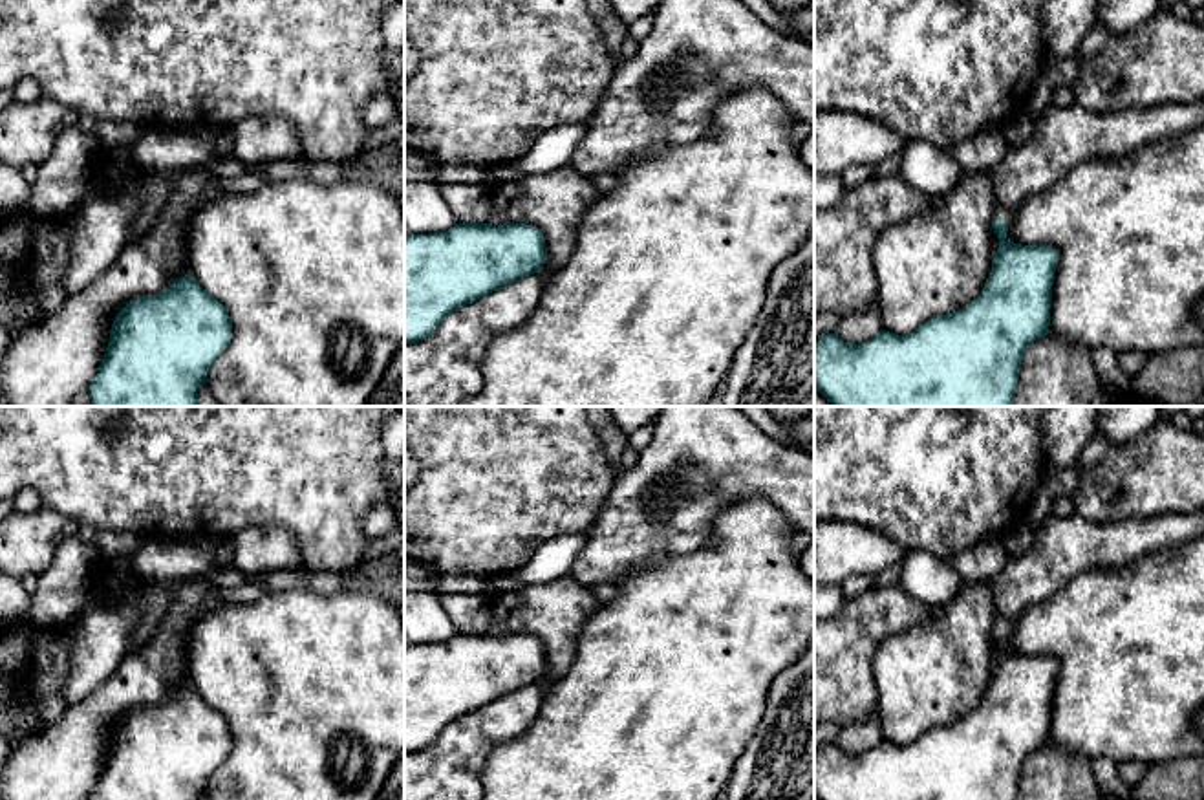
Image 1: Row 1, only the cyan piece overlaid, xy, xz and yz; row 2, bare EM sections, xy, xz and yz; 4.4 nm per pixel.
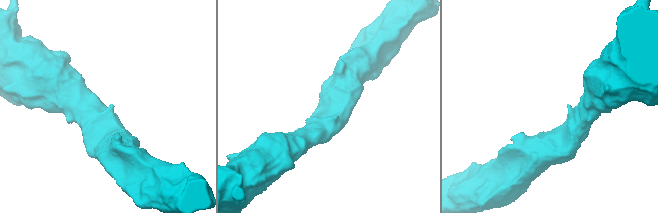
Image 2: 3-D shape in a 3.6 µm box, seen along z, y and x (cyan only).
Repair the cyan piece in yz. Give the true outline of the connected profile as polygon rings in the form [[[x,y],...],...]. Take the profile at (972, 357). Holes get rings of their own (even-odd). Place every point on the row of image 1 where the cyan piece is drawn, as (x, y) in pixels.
[[[994,207],[992,229],[999,249],[981,295],[962,309],[937,315],[908,335],[880,330],[862,344],[845,344],[829,333],[814,344],[814,390],[833,406],[1010,406],[1025,350],[1048,335],[1054,273],[1059,253],[1052,245],[1021,245],[1006,238],[1012,214]]]

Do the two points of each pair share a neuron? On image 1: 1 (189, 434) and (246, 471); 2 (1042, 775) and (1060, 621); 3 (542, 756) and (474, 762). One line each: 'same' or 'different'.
1: same
2: different
3: different

